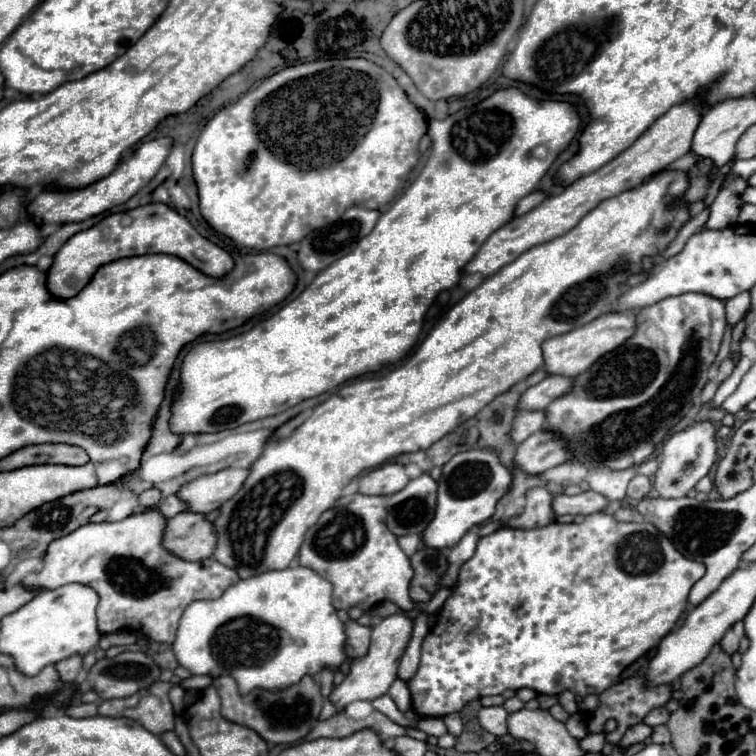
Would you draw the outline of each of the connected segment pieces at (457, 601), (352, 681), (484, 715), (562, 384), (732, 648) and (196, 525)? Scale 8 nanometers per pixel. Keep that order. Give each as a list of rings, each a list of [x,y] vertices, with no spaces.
[[[592,513],[582,523],[568,523],[568,525],[550,523],[546,527],[536,527],[536,529],[500,527],[492,535],[482,537],[474,557],[460,567],[460,577],[458,577],[458,585],[454,587],[454,595],[442,607],[442,611],[438,613],[436,625],[430,629],[430,633],[426,635],[422,643],[422,659],[420,659],[418,673],[408,681],[408,687],[412,693],[412,707],[420,717],[444,717],[448,713],[460,711],[472,699],[478,699],[484,695],[500,695],[506,689],[516,691],[522,687],[534,689],[536,693],[544,693],[544,695],[558,695],[562,691],[572,691],[580,697],[600,695],[620,677],[626,665],[634,663],[638,657],[658,647],[662,637],[666,637],[666,633],[672,631],[678,617],[688,607],[686,597],[690,595],[694,581],[698,581],[698,577],[704,577],[704,573],[706,573],[706,567],[702,563],[682,557],[682,553],[674,549],[672,541],[646,521],[620,523],[620,521],[614,521],[614,517],[608,513]]]
[[[398,611],[396,615],[384,617],[384,619],[380,619],[380,621],[374,625],[374,629],[372,629],[372,645],[370,645],[368,655],[362,657],[362,659],[352,661],[352,667],[350,667],[348,677],[346,677],[338,687],[332,689],[330,701],[336,705],[338,711],[340,711],[344,705],[348,705],[350,701],[356,701],[356,699],[374,701],[376,697],[388,693],[388,687],[390,687],[392,681],[396,679],[396,671],[398,671],[400,659],[402,659],[402,655],[404,655],[404,649],[406,649],[406,645],[408,645],[408,641],[410,641],[412,627],[414,627],[414,621],[412,621],[404,611]]]
[[[482,707],[478,713],[480,725],[496,737],[506,735],[506,717],[508,713],[504,711],[504,707]]]
[[[546,377],[544,381],[540,381],[538,385],[526,389],[526,393],[522,395],[518,407],[520,409],[530,409],[530,411],[538,411],[538,409],[546,409],[546,405],[550,405],[550,401],[570,393],[574,385],[572,377]]]
[[[738,621],[738,623],[732,625],[732,627],[726,631],[726,635],[722,637],[722,641],[720,641],[722,651],[734,655],[734,653],[738,651],[738,643],[740,643],[742,635],[744,635],[744,625],[742,625],[742,621]]]
[[[182,511],[168,521],[164,547],[186,561],[202,561],[214,555],[218,533],[202,513]]]

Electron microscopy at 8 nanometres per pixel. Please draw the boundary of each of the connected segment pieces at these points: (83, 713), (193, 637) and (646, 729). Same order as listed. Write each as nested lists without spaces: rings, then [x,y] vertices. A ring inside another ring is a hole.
[[[74,703],[66,709],[66,715],[70,715],[70,717],[94,717],[94,715],[98,715],[98,705],[94,705],[94,703]]]
[[[288,567],[284,571],[266,571],[260,575],[254,575],[250,579],[242,579],[236,585],[228,587],[224,591],[222,597],[212,599],[212,601],[194,601],[188,605],[188,609],[184,611],[182,619],[180,619],[180,627],[178,627],[178,635],[176,641],[172,643],[172,649],[176,653],[176,659],[182,667],[186,667],[192,675],[210,675],[210,677],[218,677],[218,675],[232,675],[238,681],[238,689],[240,693],[250,693],[250,689],[288,689],[290,685],[296,685],[298,681],[302,681],[304,675],[318,675],[322,669],[338,669],[344,661],[346,661],[346,633],[344,633],[344,623],[338,619],[336,609],[332,607],[332,585],[320,577],[316,571],[308,569],[308,567]]]
[[[638,723],[636,727],[632,727],[628,733],[626,733],[626,737],[622,739],[622,747],[628,747],[628,745],[634,745],[636,741],[640,743],[640,741],[646,741],[650,735],[652,735],[652,727],[650,725],[644,725],[644,723]]]

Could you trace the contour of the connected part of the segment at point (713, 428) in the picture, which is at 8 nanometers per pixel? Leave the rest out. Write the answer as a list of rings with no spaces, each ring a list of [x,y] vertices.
[[[698,421],[686,427],[684,431],[678,431],[670,435],[662,447],[660,447],[660,465],[654,473],[654,489],[660,497],[666,499],[678,499],[686,497],[688,491],[712,469],[712,465],[718,461],[718,433],[720,425],[714,421]]]

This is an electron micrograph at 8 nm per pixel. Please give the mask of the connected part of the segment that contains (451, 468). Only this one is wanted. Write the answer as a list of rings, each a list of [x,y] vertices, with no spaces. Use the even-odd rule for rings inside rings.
[[[468,449],[454,455],[444,467],[438,481],[438,505],[436,515],[428,529],[424,531],[424,543],[434,549],[454,547],[466,531],[488,521],[496,503],[510,489],[512,471],[500,461],[500,455],[494,449]]]

